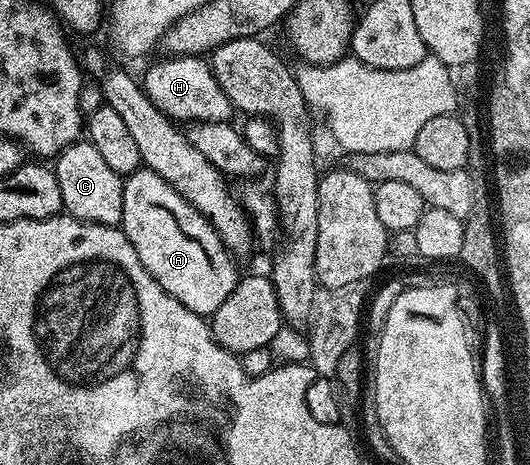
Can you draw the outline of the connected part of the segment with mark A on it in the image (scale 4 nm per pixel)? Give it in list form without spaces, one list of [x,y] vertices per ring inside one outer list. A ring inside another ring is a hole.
[[[140,166],[123,181],[122,230],[129,238],[141,266],[181,306],[210,318],[233,294],[241,279],[236,257],[223,245],[217,230],[161,174]]]

